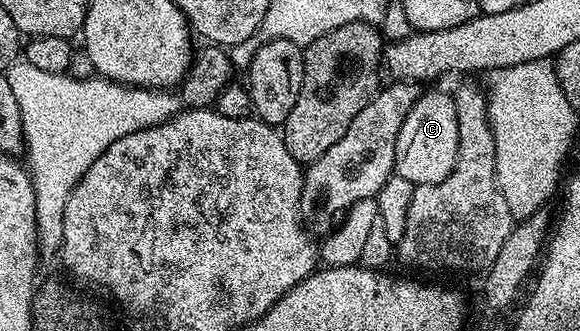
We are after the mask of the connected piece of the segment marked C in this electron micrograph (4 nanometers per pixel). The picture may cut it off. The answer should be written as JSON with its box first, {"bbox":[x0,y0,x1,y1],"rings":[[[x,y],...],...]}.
{"bbox":[394,90,458,186],"rings":[[[438,90],[419,93],[412,112],[404,116],[404,124],[396,140],[394,173],[413,186],[440,184],[452,172],[458,155],[458,113],[453,97]]]}

